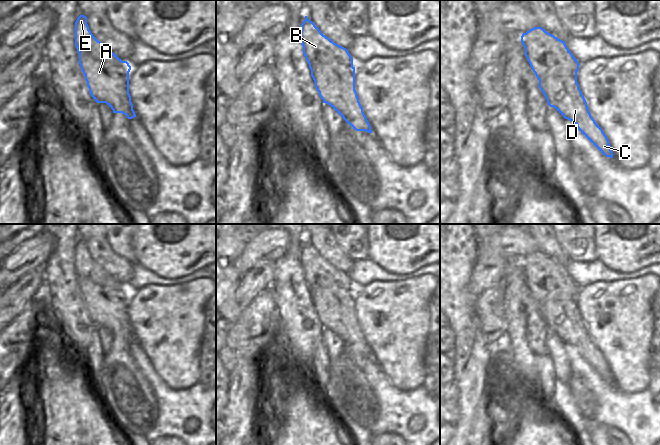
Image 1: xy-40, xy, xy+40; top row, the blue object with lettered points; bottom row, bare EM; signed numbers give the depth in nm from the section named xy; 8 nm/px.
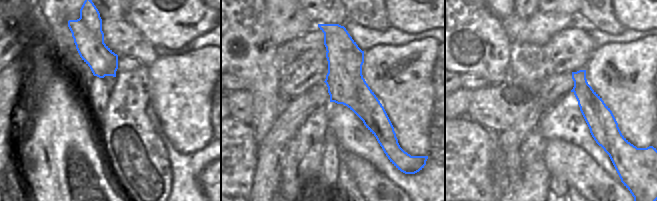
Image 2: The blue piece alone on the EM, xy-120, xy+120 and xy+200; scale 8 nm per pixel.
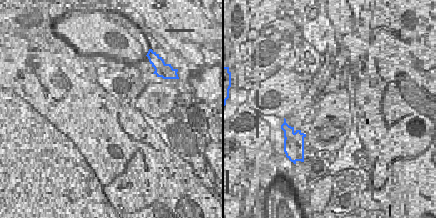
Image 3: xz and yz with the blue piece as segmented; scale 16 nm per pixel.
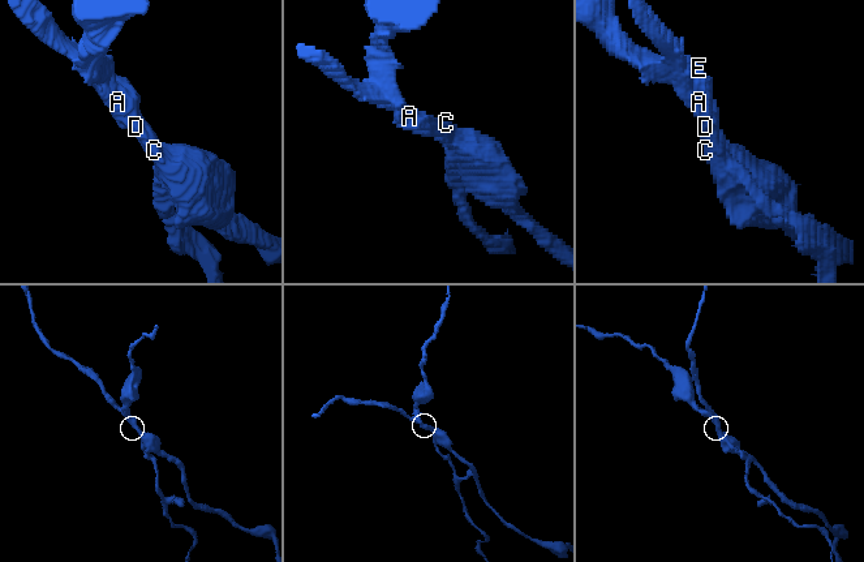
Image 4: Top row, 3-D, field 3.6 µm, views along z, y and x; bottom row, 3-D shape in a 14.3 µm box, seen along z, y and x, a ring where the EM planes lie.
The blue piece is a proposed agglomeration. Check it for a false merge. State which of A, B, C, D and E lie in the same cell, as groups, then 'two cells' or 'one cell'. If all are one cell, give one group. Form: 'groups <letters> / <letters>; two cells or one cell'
groups A C D / B E; two cells

